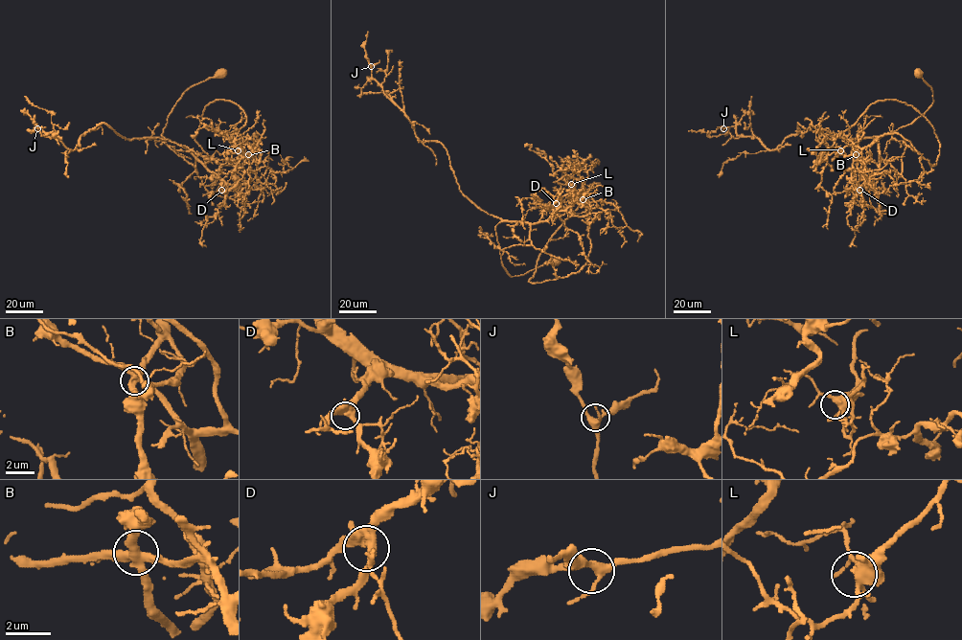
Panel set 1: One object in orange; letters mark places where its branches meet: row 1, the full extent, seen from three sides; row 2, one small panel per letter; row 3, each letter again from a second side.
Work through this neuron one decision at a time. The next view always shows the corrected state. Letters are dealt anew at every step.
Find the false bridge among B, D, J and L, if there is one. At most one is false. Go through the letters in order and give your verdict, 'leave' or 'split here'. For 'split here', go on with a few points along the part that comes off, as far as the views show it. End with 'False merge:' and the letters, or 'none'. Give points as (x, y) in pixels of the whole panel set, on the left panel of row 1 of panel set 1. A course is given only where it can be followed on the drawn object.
B: split here | (248, 154), (256, 134), (254, 152), (241, 164), (224, 165), (216, 162), (194, 139), (199, 128)
D: leave
J: leave
L: leave
False merge: B

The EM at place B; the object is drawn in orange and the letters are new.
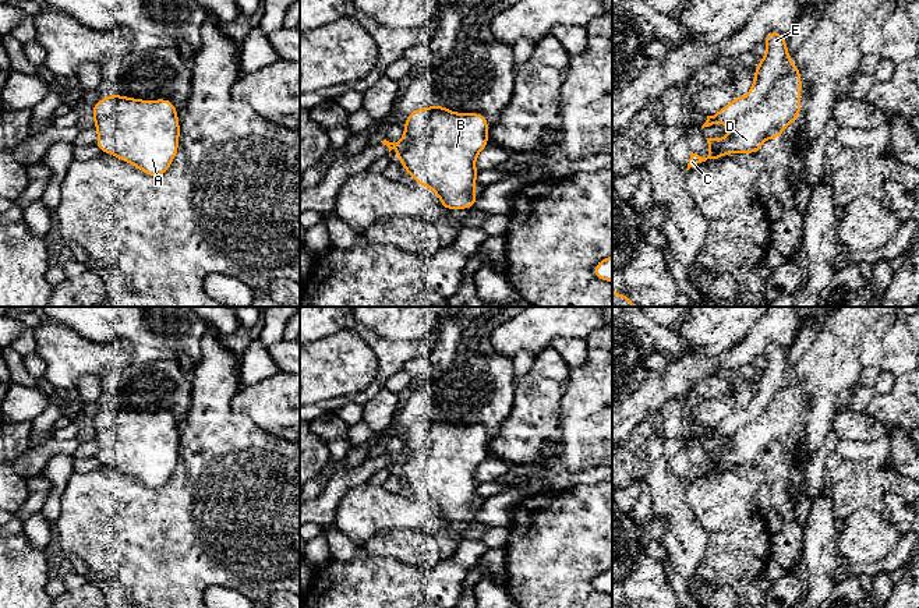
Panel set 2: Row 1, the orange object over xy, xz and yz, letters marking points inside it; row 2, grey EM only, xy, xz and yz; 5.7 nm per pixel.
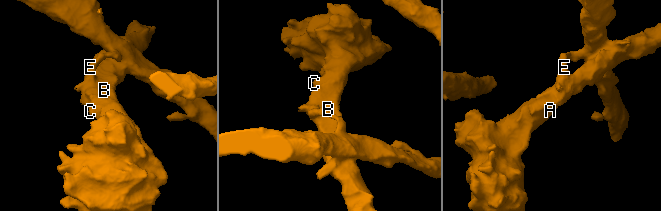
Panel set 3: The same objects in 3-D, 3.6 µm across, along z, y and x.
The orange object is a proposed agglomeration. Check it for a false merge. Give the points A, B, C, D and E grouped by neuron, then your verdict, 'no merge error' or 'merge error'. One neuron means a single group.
A B C D / E; merge error

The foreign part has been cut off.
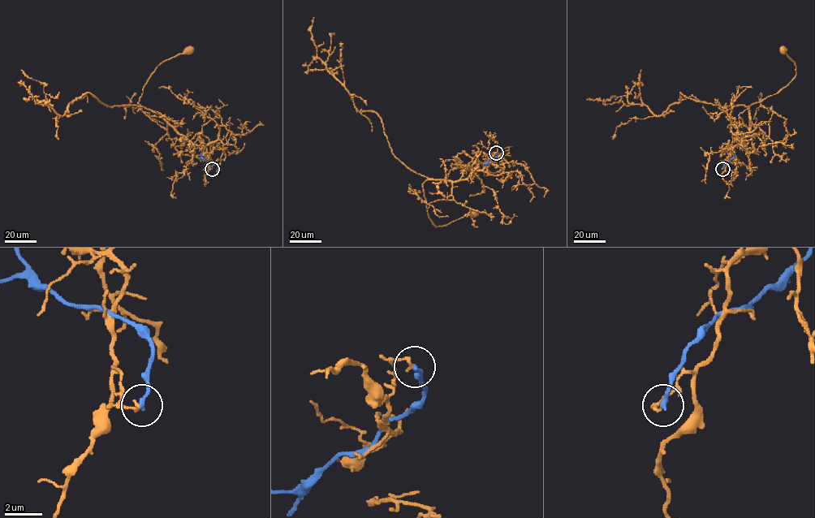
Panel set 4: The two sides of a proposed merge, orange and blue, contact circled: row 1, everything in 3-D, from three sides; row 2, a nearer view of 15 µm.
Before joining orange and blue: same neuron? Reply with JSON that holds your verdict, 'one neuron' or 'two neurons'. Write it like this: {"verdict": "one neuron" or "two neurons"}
{"verdict": "two neurons"}

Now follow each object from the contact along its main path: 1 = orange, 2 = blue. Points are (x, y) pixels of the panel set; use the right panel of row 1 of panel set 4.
1: (722, 169), (733, 148), (748, 133), (749, 107), (778, 93), (794, 77), (795, 62), (782, 52)
2: (722, 169), (735, 153)

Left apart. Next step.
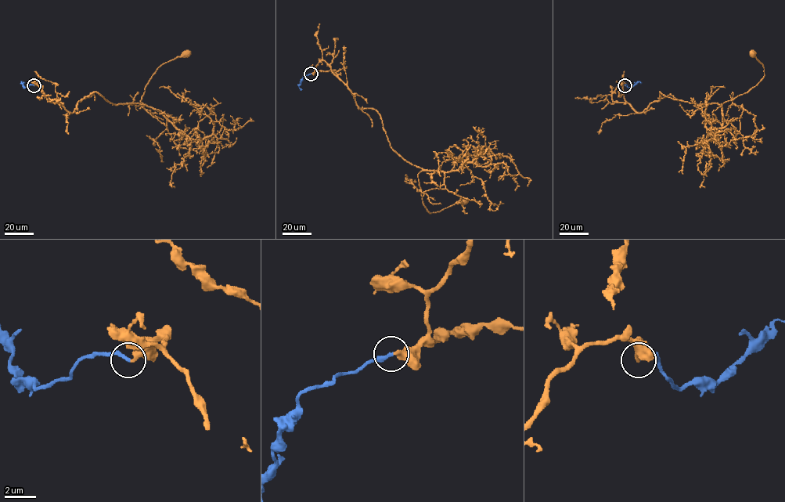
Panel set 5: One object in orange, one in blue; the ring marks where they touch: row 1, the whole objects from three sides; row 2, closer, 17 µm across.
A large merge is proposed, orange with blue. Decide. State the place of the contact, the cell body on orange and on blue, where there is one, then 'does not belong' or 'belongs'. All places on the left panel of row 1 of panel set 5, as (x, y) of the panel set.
(34, 85) | orange (186, 54) | blue none | belongs

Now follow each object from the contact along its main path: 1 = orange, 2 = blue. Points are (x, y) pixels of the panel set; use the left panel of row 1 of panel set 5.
1: (34, 84), (70, 113), (97, 92), (113, 104), (145, 105), (142, 97), (156, 70), (186, 55)
2: (34, 84), (24, 88), (22, 81), (24, 82)

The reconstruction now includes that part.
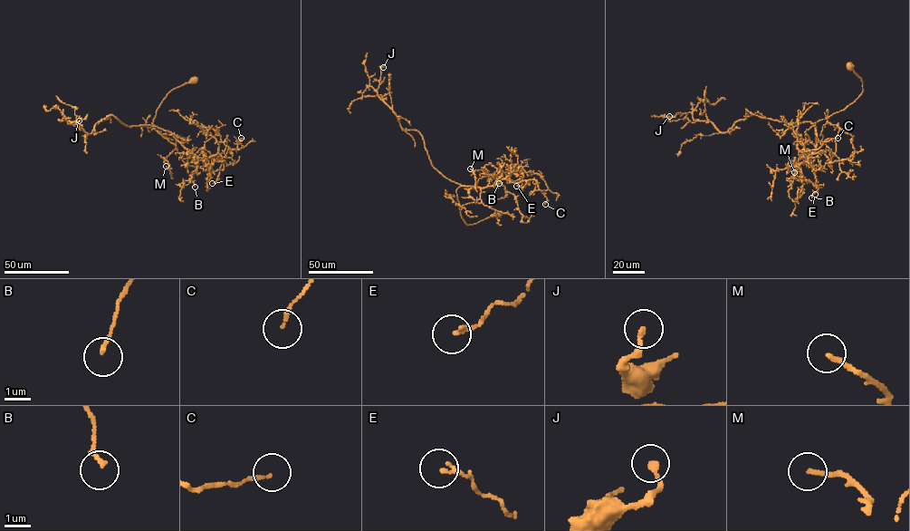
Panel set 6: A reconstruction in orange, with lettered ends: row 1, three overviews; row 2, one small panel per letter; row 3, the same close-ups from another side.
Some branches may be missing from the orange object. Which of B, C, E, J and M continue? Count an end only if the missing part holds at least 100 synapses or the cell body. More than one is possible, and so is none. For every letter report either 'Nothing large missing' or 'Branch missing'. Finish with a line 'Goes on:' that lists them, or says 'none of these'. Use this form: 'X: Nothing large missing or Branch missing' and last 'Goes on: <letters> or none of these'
B: Nothing large missing
C: Nothing large missing
E: Nothing large missing
J: Nothing large missing
M: Nothing large missing
Goes on: none of these

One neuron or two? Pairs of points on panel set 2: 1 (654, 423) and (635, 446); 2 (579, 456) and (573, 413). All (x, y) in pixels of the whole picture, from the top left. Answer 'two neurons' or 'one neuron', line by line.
1: one neuron
2: one neuron

